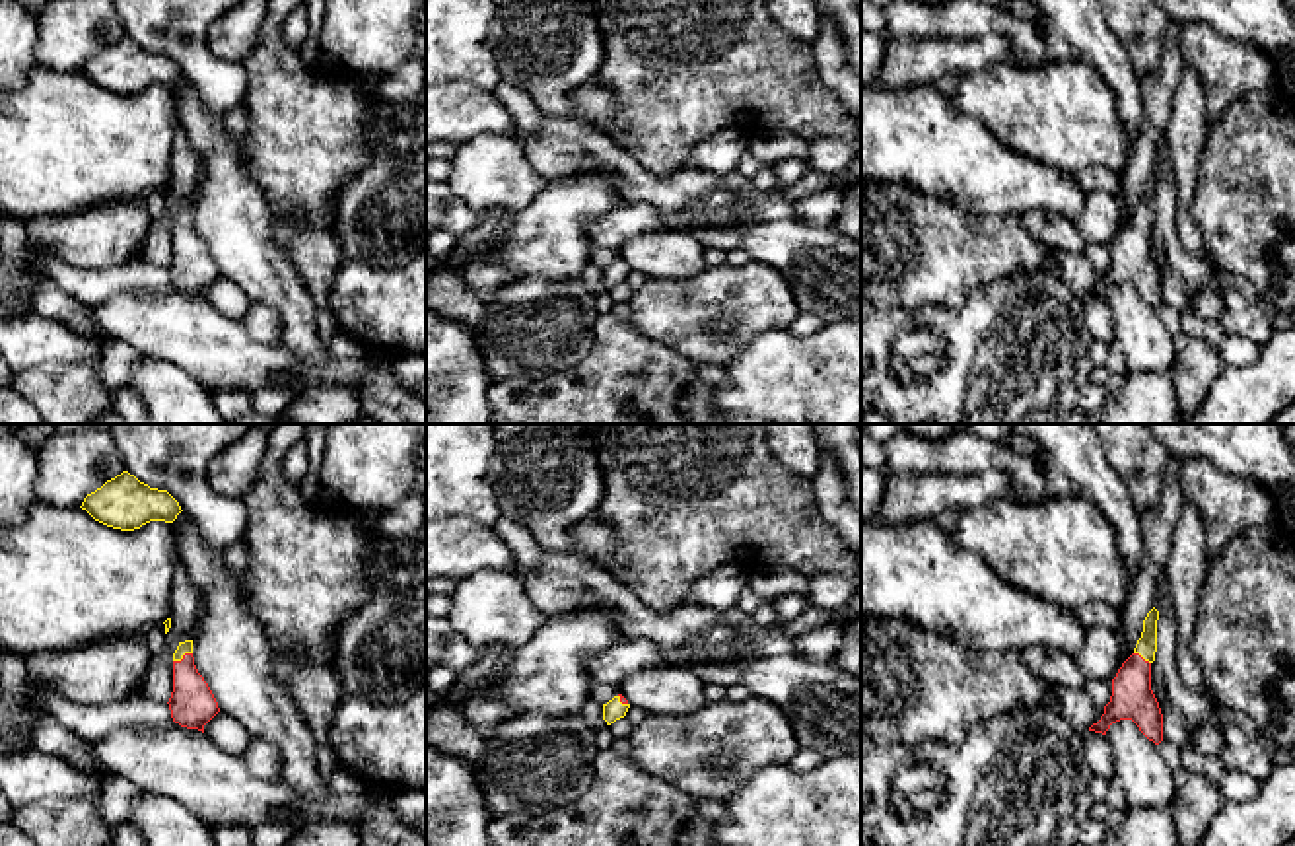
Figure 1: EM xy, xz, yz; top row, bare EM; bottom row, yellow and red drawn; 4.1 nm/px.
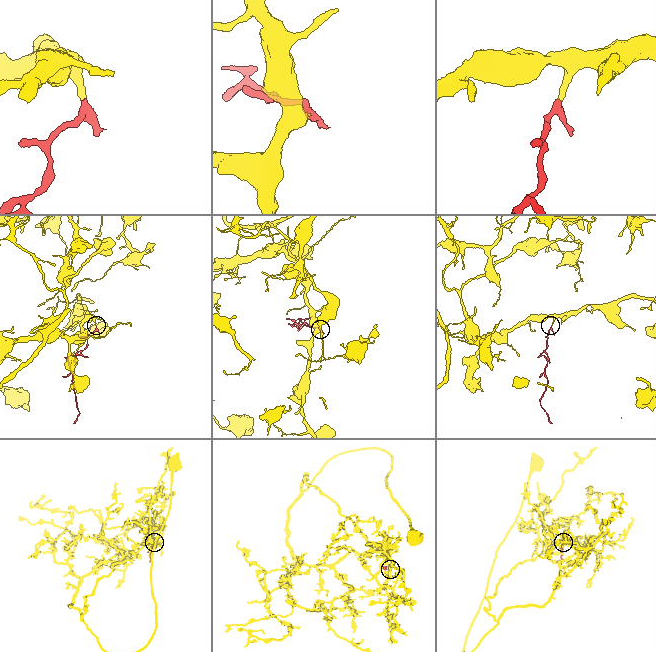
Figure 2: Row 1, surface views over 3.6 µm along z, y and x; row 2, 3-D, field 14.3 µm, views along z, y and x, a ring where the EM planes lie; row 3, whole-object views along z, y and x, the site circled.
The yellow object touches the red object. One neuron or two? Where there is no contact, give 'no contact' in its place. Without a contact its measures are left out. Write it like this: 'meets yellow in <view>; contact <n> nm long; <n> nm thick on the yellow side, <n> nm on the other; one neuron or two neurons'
meets yellow in xy; contact 90 nm long; 50 nm thick on the yellow side, 190 nm on the other; one neuron

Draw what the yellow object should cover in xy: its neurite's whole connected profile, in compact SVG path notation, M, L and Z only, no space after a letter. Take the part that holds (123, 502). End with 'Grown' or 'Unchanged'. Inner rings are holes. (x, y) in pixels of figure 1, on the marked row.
M128 471L88 494L80 508L95 521L121 531L140 529L150 521L173 523L183 511L167 490L150 488Z. Unchanged

